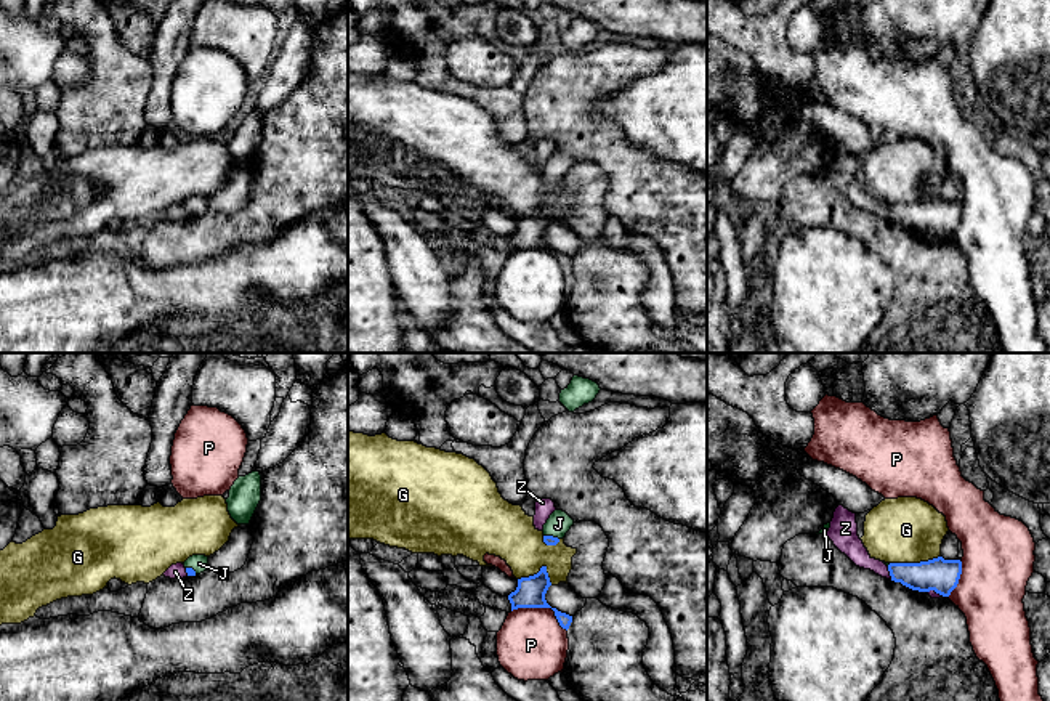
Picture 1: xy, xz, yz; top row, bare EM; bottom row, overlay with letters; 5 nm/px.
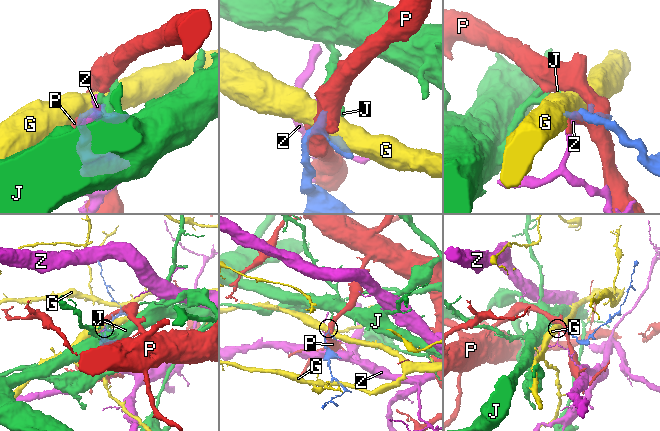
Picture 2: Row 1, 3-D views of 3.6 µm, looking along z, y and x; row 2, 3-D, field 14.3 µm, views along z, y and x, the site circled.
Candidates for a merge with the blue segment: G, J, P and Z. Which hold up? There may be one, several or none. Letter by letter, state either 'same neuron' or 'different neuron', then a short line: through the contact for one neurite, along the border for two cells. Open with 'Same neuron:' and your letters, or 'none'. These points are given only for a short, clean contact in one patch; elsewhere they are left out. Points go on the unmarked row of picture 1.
Same neuron: J
G: different neuron
J: same neuron; line xz (549, 180), (552, 177), (558, 164)
P: different neuron
Z: different neuron; line yz (887, 207), (892, 220)

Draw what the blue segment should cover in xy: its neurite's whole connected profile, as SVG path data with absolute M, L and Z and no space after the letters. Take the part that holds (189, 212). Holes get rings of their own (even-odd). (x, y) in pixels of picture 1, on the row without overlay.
M192 196L184 204L188 217L196 217L208 210L208 197Z

